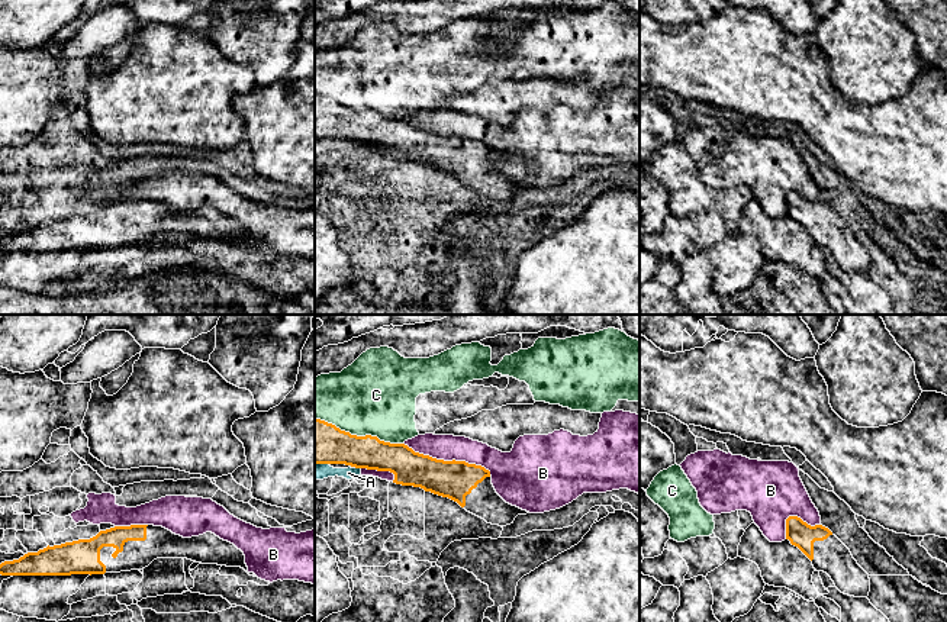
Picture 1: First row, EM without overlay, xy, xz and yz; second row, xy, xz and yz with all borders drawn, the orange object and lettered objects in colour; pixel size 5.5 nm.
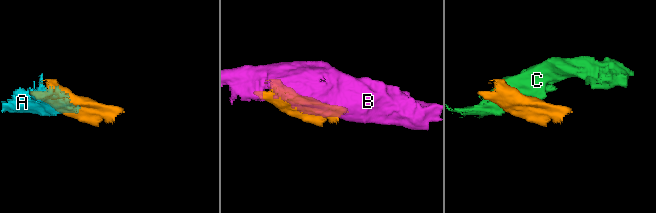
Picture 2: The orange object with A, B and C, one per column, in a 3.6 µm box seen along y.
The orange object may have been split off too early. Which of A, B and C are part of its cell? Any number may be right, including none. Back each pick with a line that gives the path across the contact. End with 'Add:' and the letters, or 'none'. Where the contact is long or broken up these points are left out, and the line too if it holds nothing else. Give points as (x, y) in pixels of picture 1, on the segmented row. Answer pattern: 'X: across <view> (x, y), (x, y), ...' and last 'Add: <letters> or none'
Add: none

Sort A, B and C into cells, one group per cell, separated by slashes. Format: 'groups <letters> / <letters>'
groups A B / C

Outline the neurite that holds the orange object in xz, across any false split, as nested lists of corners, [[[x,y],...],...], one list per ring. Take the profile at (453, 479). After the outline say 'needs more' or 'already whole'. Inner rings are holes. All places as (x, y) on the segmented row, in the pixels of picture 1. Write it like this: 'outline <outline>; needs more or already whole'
outline [[[315,419],[315,464],[390,471],[393,483],[448,497],[492,525],[506,526],[518,515],[529,513],[506,503],[496,493],[490,471],[481,465],[437,460],[371,435],[351,435],[321,419]]]; needs more

